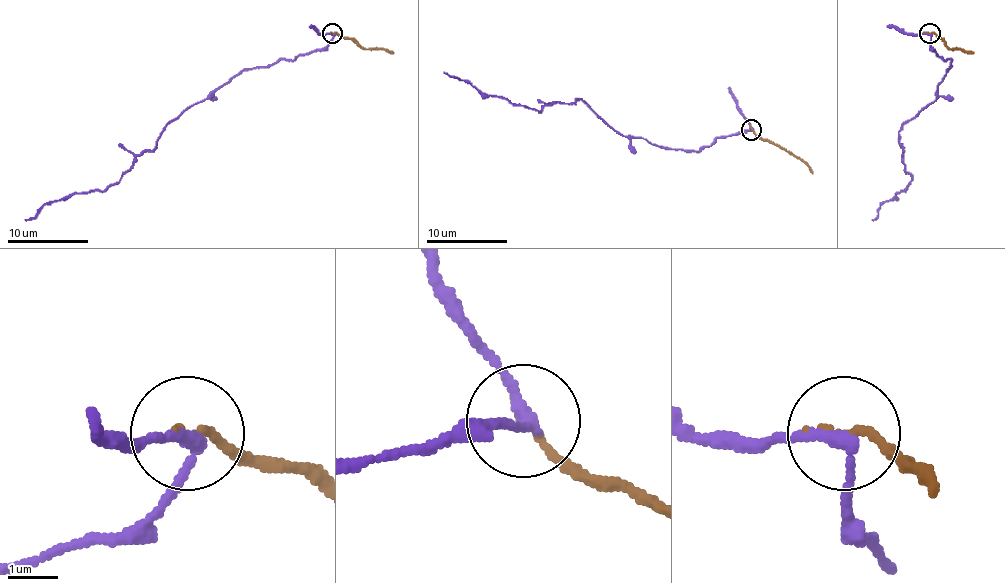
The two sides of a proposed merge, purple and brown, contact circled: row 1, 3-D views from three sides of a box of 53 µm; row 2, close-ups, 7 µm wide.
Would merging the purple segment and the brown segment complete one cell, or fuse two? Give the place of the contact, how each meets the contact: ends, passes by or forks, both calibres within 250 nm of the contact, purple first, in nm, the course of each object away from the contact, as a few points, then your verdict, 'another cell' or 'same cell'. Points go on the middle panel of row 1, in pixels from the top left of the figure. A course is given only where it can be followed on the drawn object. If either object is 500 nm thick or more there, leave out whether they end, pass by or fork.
(751, 130) | purple passes by | brown ends | 220/140 nm | purple via (752, 130), (693, 150), (660, 148), (616, 132), (579, 98), (539, 112), (443, 71) | brown via (752, 130), (788, 150), (813, 173) | another cell

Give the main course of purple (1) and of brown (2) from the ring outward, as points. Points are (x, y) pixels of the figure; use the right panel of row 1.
1: (930, 33), (948, 70), (932, 102), (898, 133), (912, 179), (906, 191), (881, 204), (871, 220)
2: (930, 33), (950, 49), (965, 49), (973, 54)

